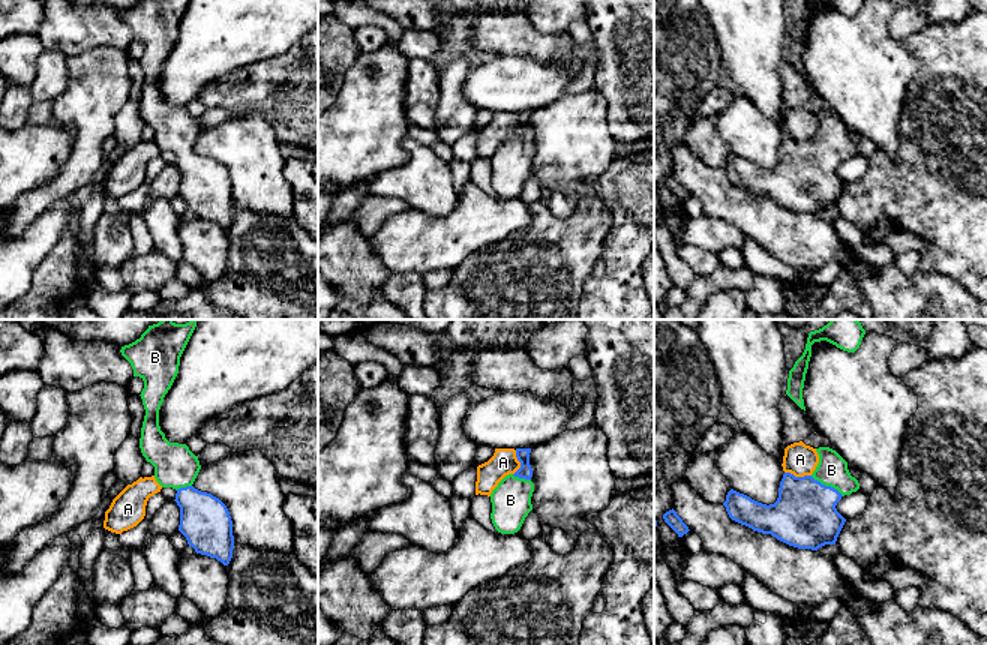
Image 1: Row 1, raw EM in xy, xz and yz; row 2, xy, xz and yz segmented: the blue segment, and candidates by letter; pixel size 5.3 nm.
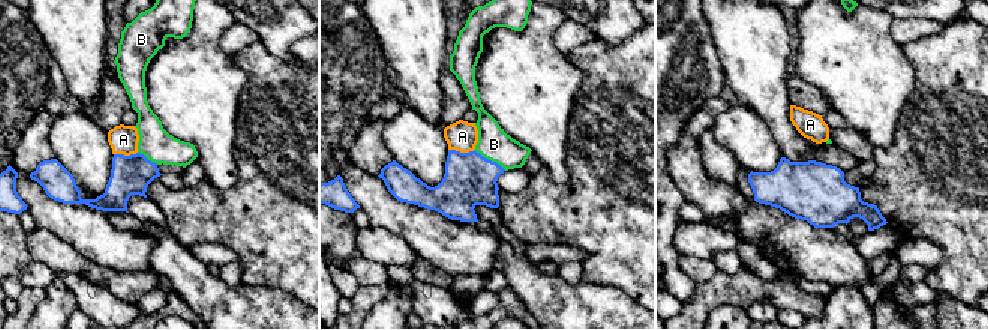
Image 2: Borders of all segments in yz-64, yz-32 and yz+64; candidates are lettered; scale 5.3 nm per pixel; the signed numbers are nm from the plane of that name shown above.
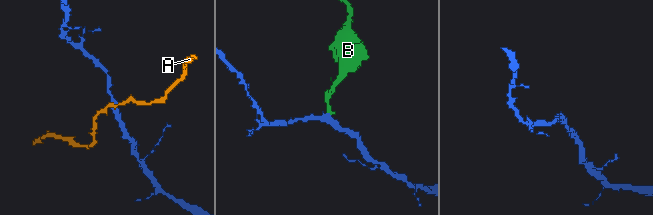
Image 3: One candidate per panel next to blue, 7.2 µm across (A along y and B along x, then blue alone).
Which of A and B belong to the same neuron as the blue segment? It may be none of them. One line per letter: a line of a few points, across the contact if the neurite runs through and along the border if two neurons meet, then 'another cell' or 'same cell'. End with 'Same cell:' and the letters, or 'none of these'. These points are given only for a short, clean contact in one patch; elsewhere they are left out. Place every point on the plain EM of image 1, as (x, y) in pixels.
A: line yz (785, 135), (794, 140), (810, 140); another cell
B: line yz (804, 180), (806, 171), (827, 150), (831, 144), (831, 134); same cell
Same cell: B

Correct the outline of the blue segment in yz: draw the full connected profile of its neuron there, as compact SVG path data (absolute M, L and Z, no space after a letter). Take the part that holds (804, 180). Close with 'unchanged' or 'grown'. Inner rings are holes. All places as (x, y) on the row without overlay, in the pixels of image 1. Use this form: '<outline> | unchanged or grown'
M819 111L816 116L819 128L812 140L783 138L774 168L758 166L730 153L723 166L729 182L798 213L836 208L846 186L836 170L844 159L856 156L860 147L836 114Z | grown

